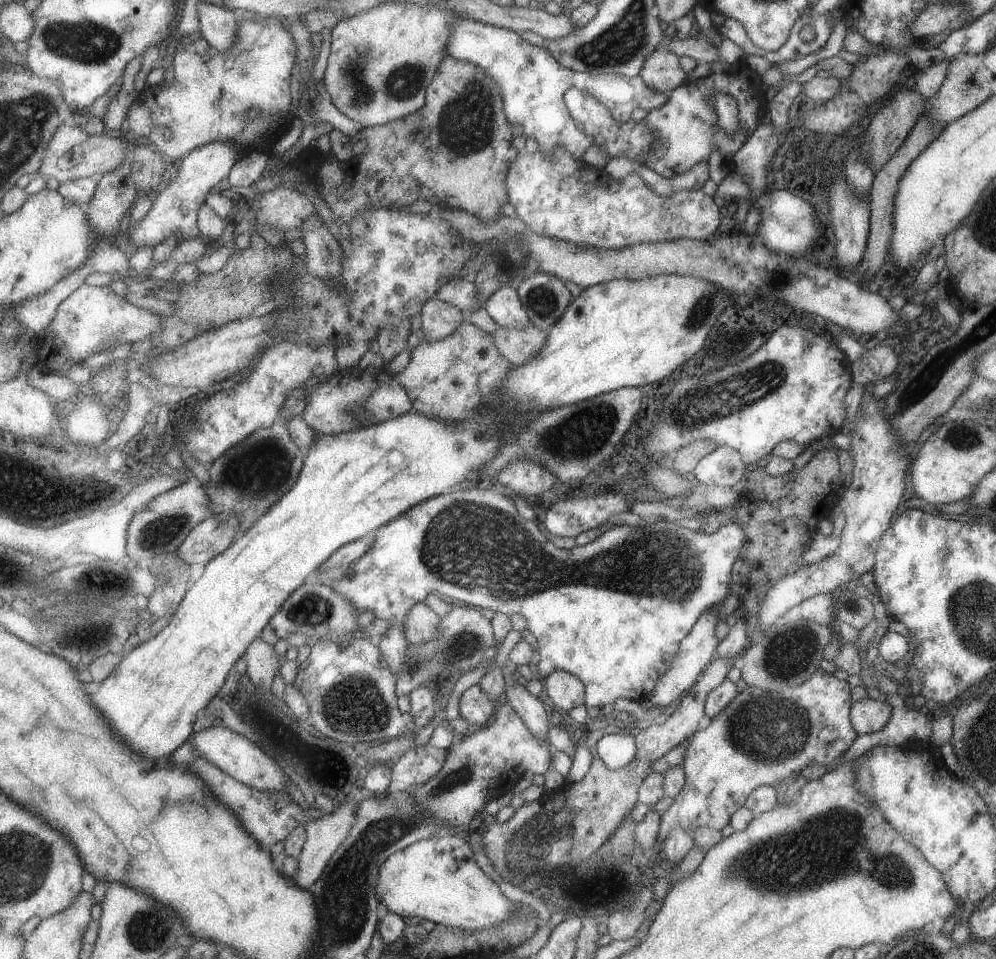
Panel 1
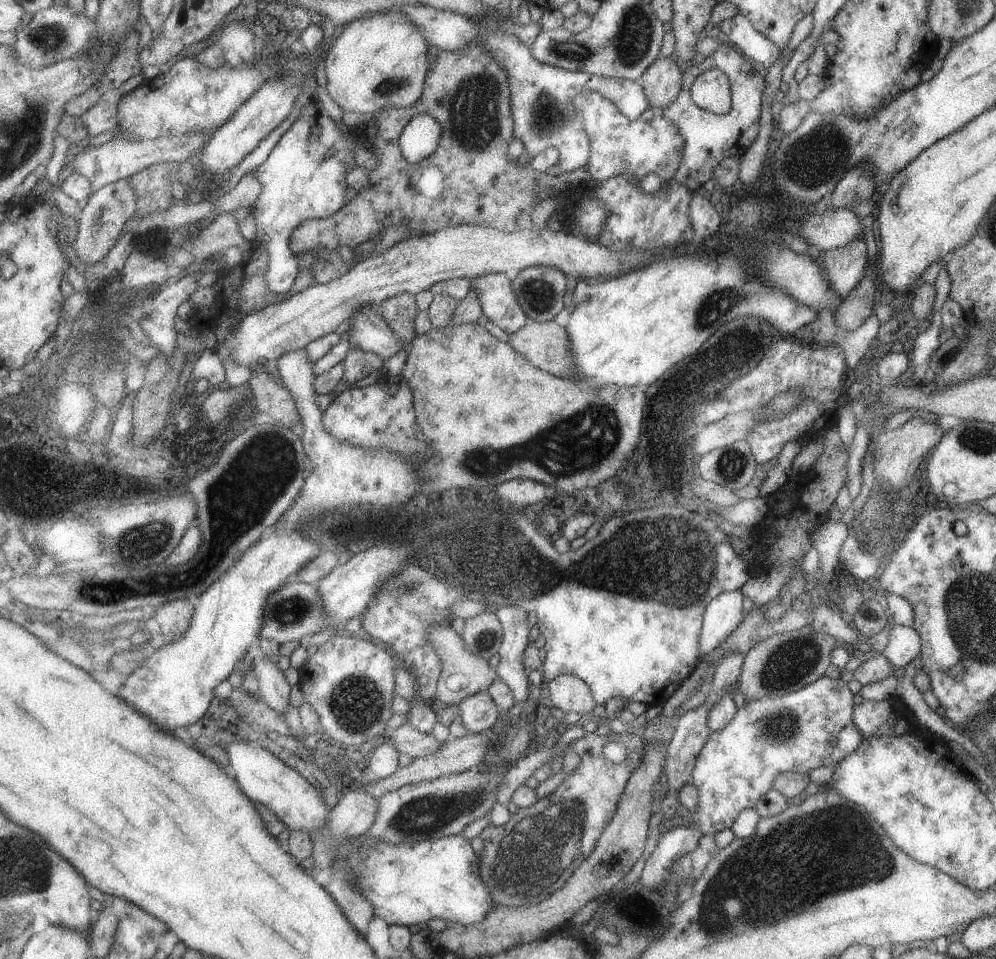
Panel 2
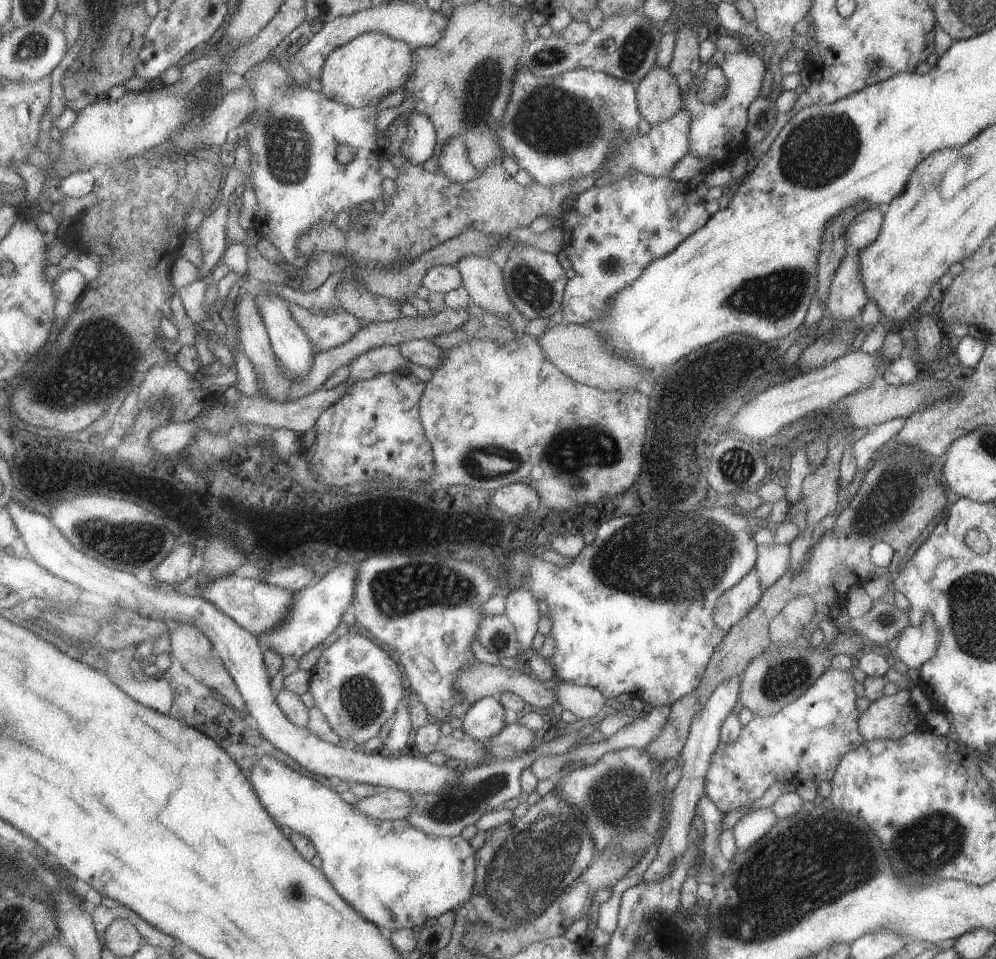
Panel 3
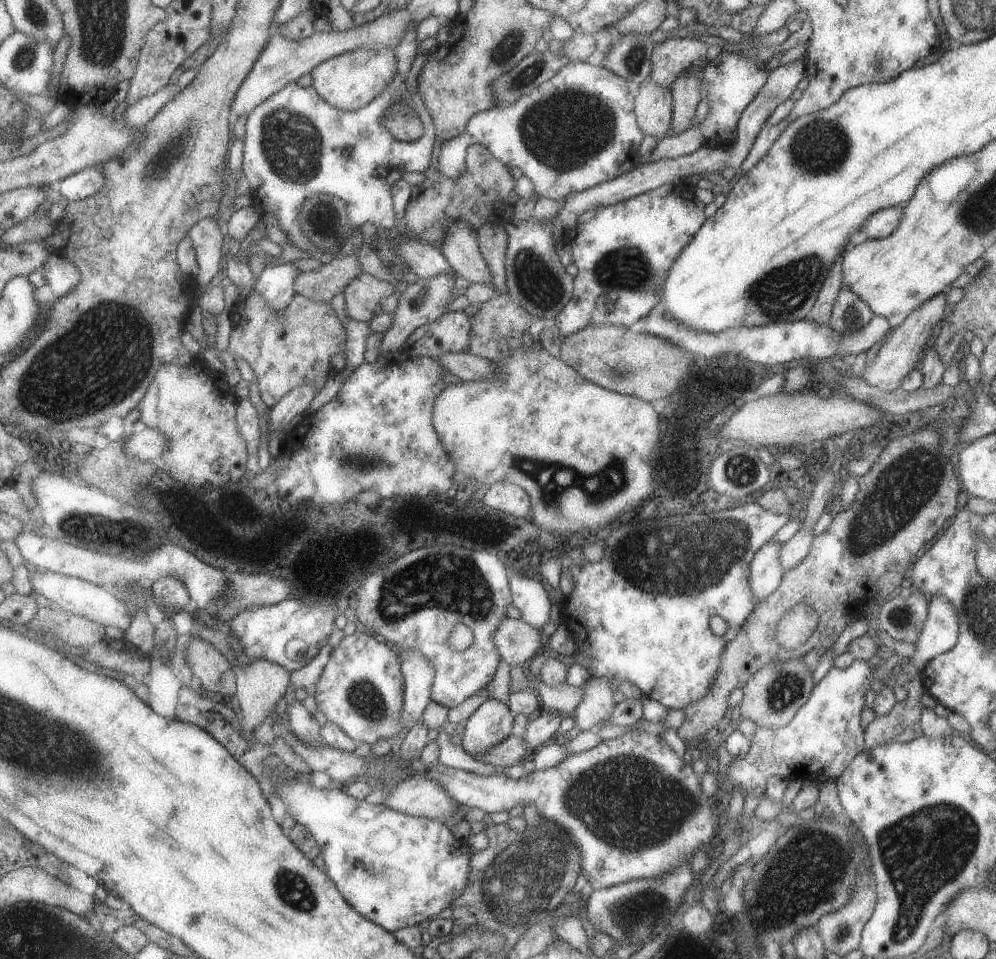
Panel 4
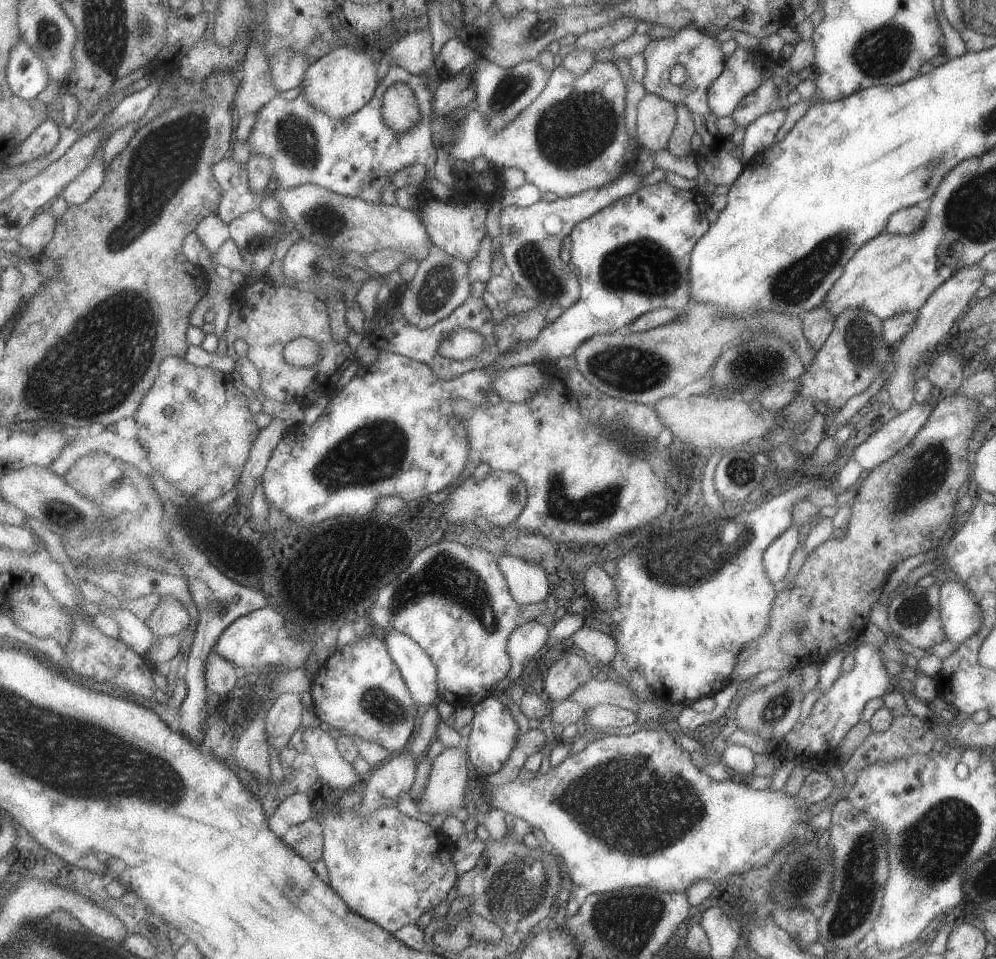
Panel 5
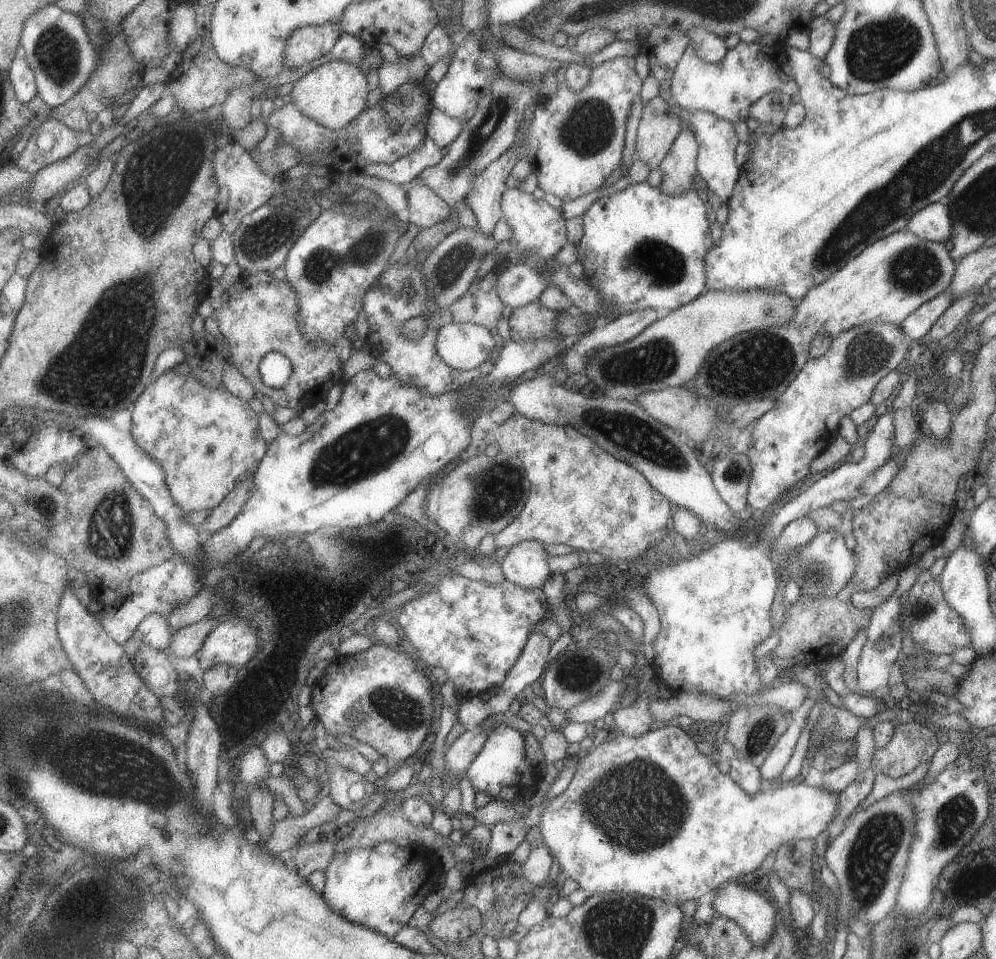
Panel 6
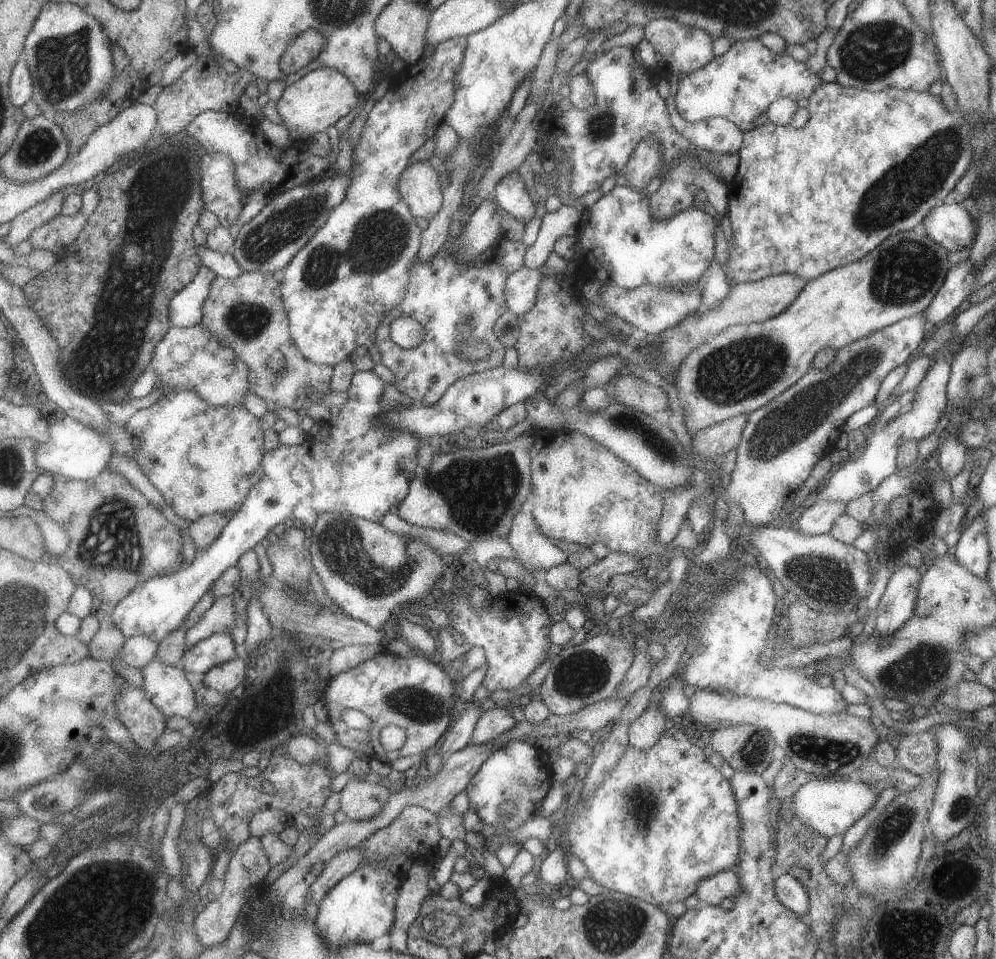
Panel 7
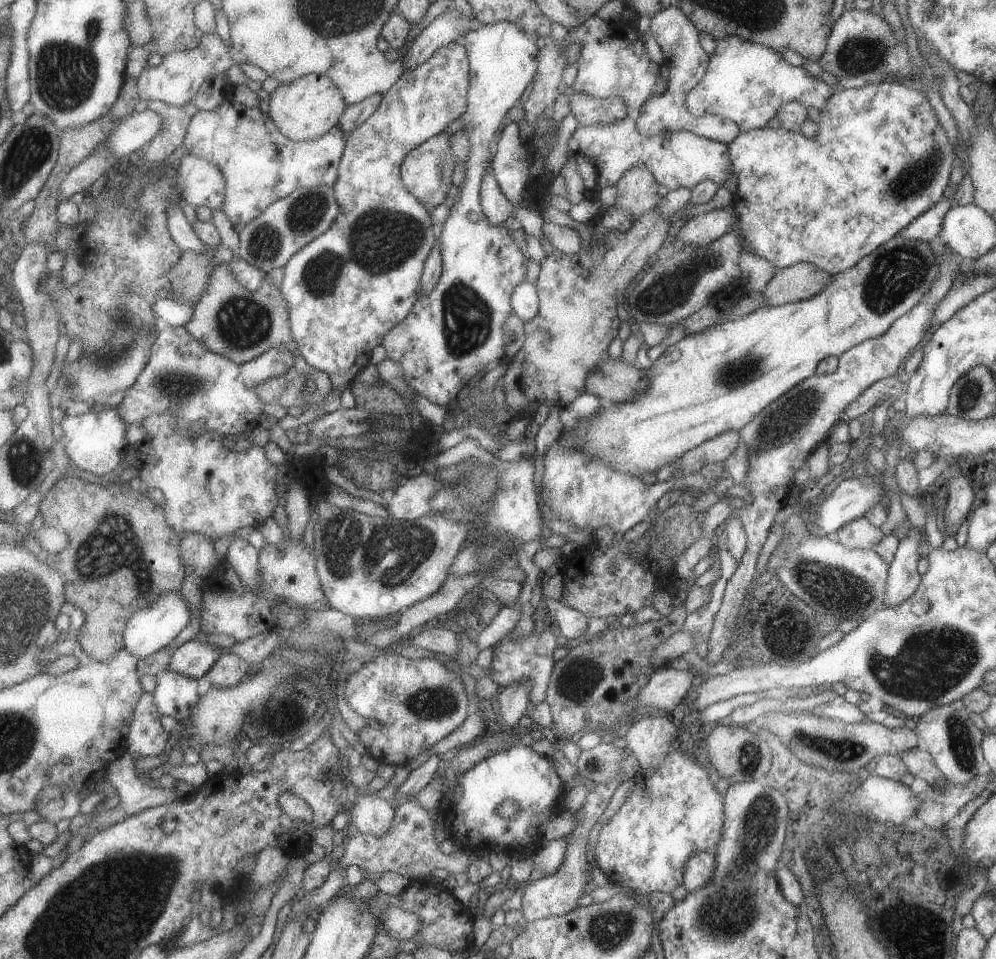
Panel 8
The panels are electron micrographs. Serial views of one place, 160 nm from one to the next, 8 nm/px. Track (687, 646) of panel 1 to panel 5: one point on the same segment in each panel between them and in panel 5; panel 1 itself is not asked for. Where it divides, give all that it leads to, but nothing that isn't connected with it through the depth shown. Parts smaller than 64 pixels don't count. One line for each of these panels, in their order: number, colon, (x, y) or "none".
2: (722, 615)
3: (736, 602)
4: (765, 573)
5: (775, 558)

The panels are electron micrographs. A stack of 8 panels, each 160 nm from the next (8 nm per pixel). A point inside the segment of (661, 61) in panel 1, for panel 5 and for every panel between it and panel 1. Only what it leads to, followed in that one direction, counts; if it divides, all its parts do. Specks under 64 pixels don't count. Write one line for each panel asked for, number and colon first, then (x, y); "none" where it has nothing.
2: (661, 82)
3: (658, 98)
4: (653, 104)
5: (655, 117)

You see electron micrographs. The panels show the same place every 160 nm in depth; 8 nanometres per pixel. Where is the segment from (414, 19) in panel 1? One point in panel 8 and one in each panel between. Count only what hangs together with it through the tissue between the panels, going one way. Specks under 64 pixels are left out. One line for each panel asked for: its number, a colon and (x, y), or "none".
2: (380, 62)
3: (362, 72)
4: (348, 81)
5: (340, 83)
6: (334, 94)
7: (321, 98)
8: (308, 108)

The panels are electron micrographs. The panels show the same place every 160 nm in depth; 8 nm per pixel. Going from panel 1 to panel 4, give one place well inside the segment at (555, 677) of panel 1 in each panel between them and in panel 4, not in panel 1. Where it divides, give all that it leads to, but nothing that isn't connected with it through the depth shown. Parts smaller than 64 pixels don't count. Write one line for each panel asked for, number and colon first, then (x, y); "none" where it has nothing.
2: (568, 693)
3: (584, 702)
4: (596, 706)

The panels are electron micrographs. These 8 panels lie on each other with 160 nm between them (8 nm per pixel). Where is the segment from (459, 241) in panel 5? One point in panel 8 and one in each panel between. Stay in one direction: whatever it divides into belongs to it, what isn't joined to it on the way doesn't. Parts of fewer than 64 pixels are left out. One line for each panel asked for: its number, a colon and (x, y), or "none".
6: (424, 208)
7: (418, 184)
8: (426, 171)

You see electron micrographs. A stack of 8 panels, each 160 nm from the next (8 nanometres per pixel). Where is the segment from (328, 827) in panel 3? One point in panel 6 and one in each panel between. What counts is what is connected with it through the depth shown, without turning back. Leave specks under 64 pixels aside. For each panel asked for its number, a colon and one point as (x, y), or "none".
4: (396, 869)
5: (389, 868)
6: (379, 887)

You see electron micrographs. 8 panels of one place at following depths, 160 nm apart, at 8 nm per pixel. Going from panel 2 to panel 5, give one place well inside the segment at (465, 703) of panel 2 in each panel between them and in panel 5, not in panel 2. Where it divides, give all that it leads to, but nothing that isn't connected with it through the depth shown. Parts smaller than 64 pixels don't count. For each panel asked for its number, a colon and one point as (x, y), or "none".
3: (484, 718)
4: (490, 723)
5: (494, 733)

